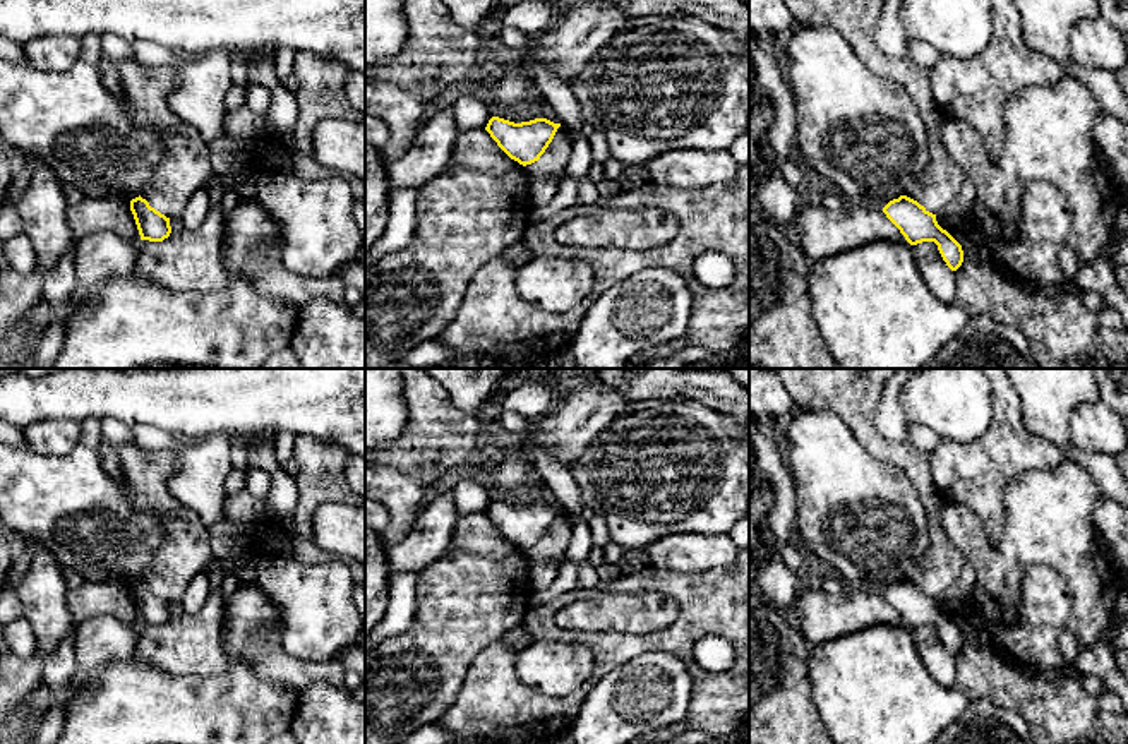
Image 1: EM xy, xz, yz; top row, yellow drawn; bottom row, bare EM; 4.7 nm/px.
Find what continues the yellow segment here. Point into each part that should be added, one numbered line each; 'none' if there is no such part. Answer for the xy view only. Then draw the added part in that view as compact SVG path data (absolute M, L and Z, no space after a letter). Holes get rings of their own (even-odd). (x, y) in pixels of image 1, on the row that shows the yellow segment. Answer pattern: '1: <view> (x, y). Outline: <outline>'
none

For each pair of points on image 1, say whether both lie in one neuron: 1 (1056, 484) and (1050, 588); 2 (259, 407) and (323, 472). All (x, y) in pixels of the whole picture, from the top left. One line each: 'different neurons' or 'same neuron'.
1: different neurons
2: different neurons

